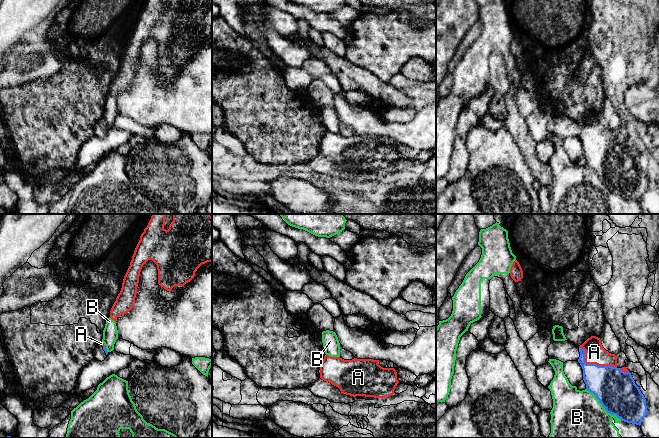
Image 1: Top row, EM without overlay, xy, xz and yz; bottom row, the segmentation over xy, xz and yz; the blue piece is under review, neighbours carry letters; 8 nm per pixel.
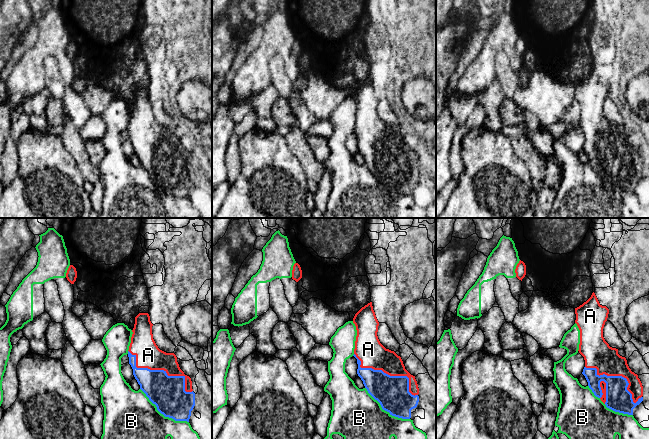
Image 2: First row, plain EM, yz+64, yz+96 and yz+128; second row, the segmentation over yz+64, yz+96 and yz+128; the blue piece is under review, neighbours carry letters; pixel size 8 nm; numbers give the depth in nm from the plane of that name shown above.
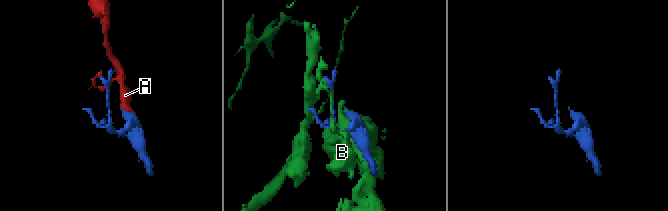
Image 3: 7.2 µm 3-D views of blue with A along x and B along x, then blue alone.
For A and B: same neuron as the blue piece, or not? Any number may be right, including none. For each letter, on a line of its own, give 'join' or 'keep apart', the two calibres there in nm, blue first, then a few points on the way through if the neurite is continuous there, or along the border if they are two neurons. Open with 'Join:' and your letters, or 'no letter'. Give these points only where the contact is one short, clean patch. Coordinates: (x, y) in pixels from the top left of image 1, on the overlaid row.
Join: A
A: join; calibres 300 and 160 nm
B: keep apart; calibres 320 and 480 nm

